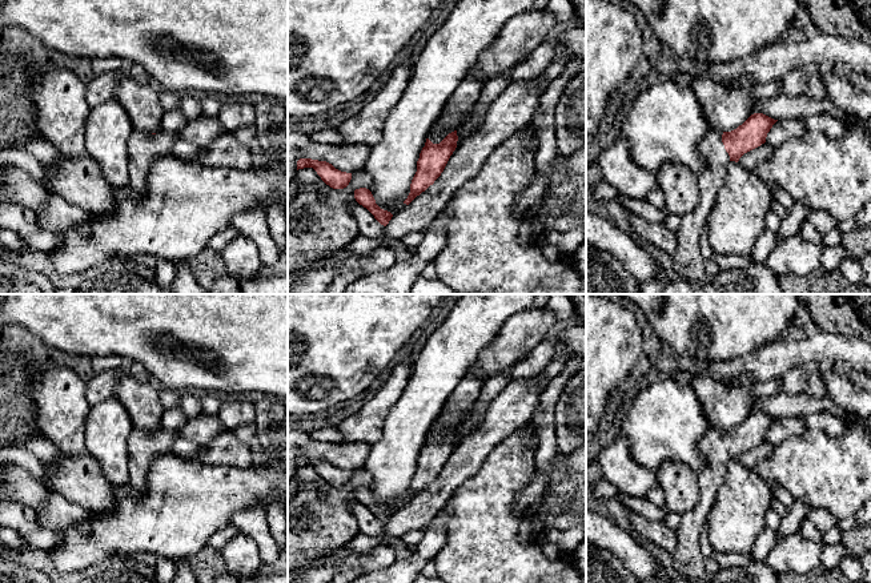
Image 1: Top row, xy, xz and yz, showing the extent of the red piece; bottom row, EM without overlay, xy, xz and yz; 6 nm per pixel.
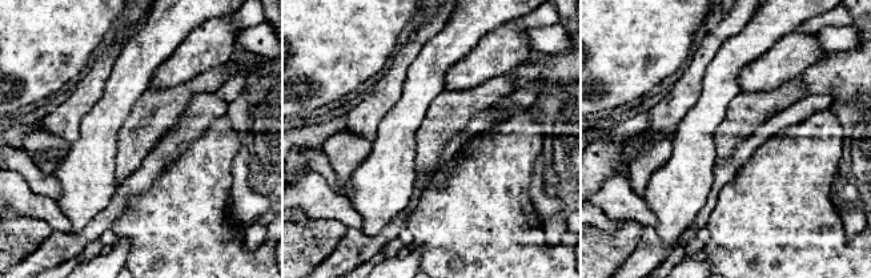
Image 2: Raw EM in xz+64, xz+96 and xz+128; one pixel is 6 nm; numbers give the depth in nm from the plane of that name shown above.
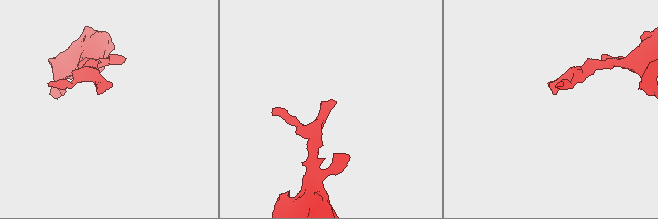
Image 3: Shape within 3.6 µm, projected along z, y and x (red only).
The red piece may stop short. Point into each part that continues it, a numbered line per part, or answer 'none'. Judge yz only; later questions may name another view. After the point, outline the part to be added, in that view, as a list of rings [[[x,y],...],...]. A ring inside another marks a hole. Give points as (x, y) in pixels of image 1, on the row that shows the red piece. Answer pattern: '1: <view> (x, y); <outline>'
1: yz (687, 258); [[[710,130],[697,144],[697,153],[706,161],[706,166],[698,173],[701,200],[690,213],[681,217],[679,229],[675,232],[674,269],[681,278],[690,282],[697,282],[706,277],[699,237],[702,228],[706,226],[730,162],[730,156],[722,142],[722,134],[722,132]]]

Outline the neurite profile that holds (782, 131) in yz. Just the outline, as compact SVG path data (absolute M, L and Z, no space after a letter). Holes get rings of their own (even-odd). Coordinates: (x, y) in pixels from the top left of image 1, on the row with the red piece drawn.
M787 118L776 121L766 137L766 144L772 148L778 148L791 138L799 138L804 136L808 129L804 126L800 118Z

